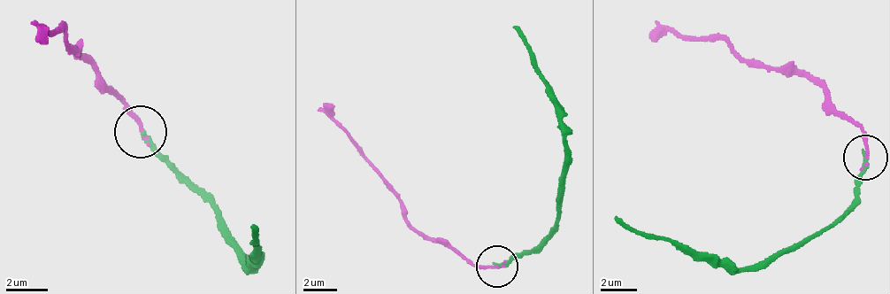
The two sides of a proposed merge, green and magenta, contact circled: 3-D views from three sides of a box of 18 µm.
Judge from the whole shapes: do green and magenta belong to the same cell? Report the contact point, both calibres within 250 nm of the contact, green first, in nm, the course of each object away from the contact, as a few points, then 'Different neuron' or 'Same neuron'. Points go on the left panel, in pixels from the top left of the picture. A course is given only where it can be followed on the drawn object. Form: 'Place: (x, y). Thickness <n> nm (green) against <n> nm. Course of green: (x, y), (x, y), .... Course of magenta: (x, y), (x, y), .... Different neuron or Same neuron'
Place: (141, 131). Thickness 240 nm (green) against 180 nm. Course of green: (141, 129), (162, 162), (212, 203), (242, 263), (257, 262), (251, 245), (259, 240), (252, 222). Course of magenta: (141, 129), (76, 54), (64, 30), (34, 41). Same neuron

